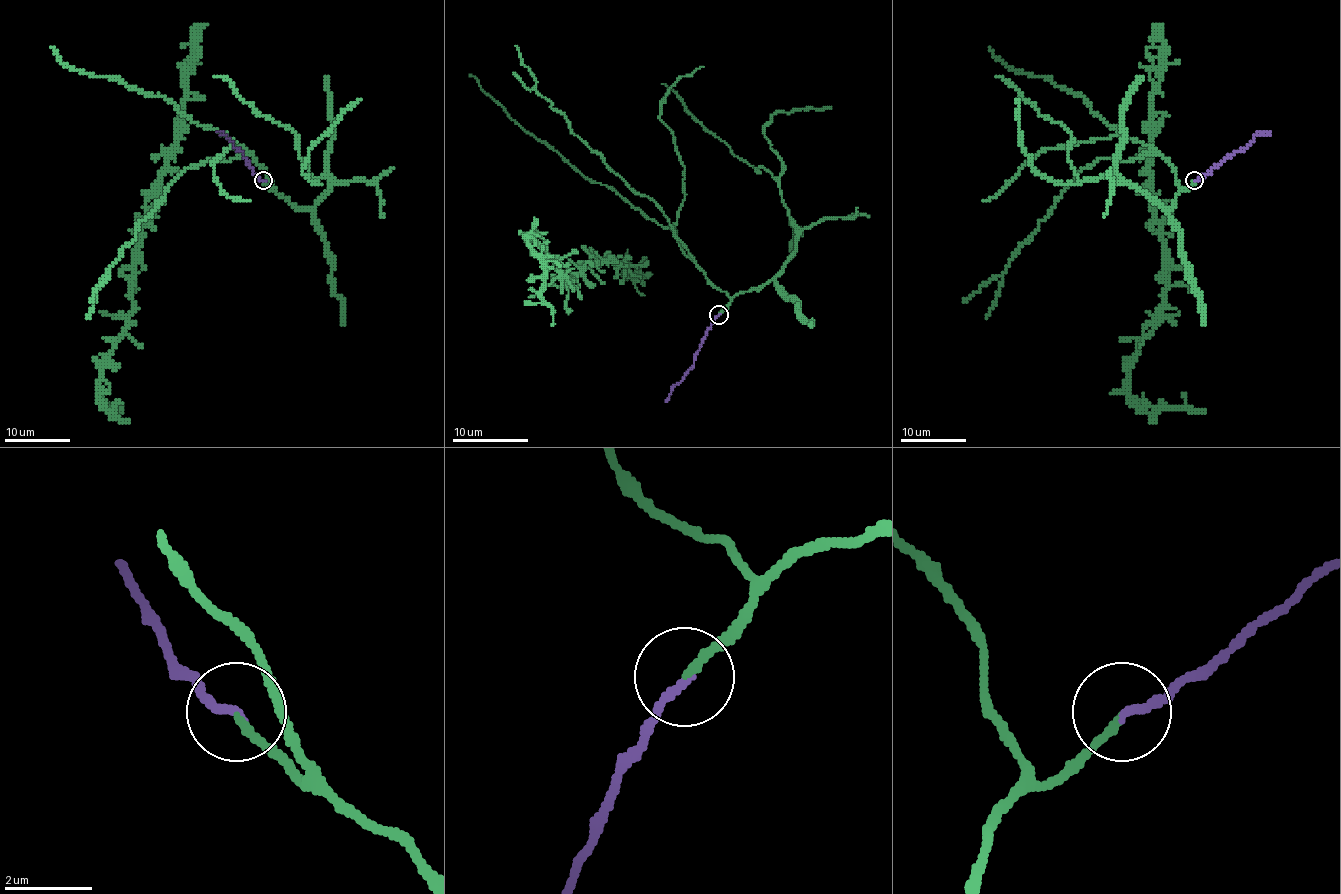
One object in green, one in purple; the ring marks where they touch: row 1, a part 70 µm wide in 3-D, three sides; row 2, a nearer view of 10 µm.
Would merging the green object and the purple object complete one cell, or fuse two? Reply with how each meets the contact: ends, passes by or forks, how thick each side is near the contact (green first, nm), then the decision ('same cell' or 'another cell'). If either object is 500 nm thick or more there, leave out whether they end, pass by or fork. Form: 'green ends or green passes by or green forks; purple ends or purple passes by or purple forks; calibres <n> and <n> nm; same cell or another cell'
green ends; purple ends; calibres 180 and 190 nm; same cell

